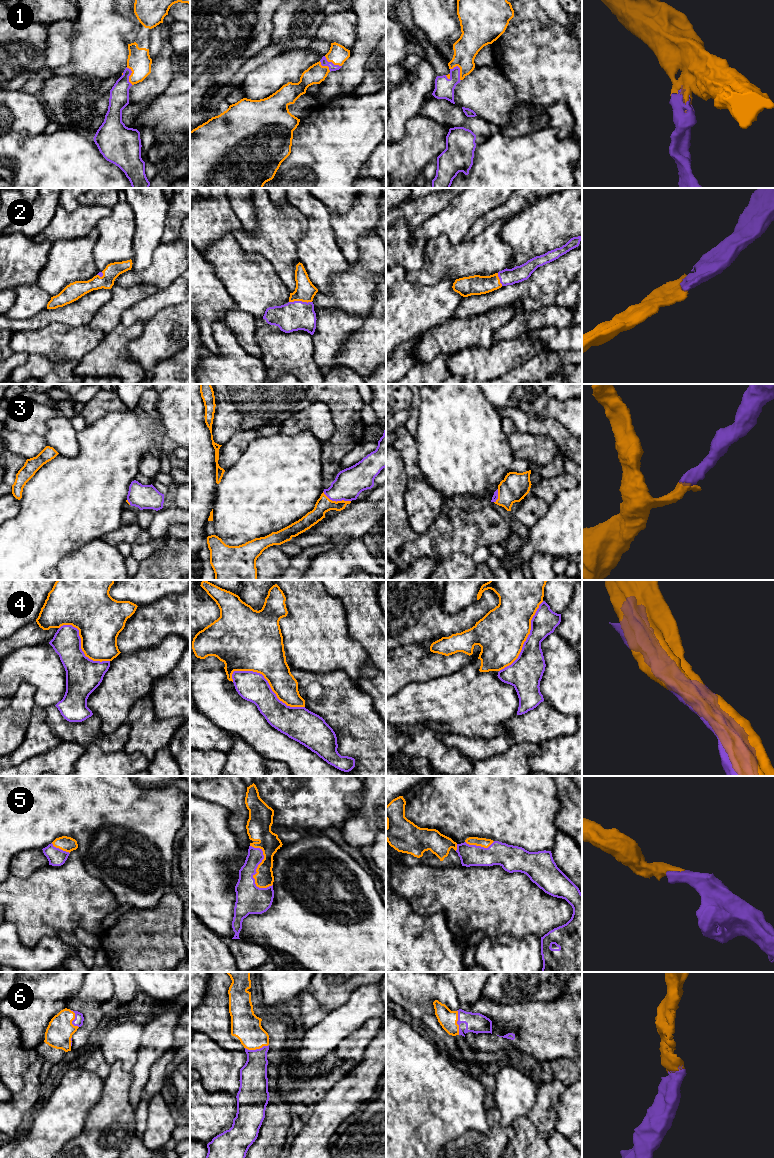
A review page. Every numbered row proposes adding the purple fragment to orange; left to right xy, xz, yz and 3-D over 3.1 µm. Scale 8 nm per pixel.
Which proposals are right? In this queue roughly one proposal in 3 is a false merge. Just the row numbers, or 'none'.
1, 2, 3, 5, 6

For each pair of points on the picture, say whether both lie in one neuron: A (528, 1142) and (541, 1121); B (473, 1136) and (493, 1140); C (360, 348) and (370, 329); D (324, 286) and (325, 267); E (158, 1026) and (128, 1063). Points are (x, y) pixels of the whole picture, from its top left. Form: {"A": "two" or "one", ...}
{"A": "two", "B": "one", "C": "one", "D": "one", "E": "two"}

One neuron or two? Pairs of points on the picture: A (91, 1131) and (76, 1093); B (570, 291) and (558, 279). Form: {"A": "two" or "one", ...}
{"A": "two", "B": "two"}

